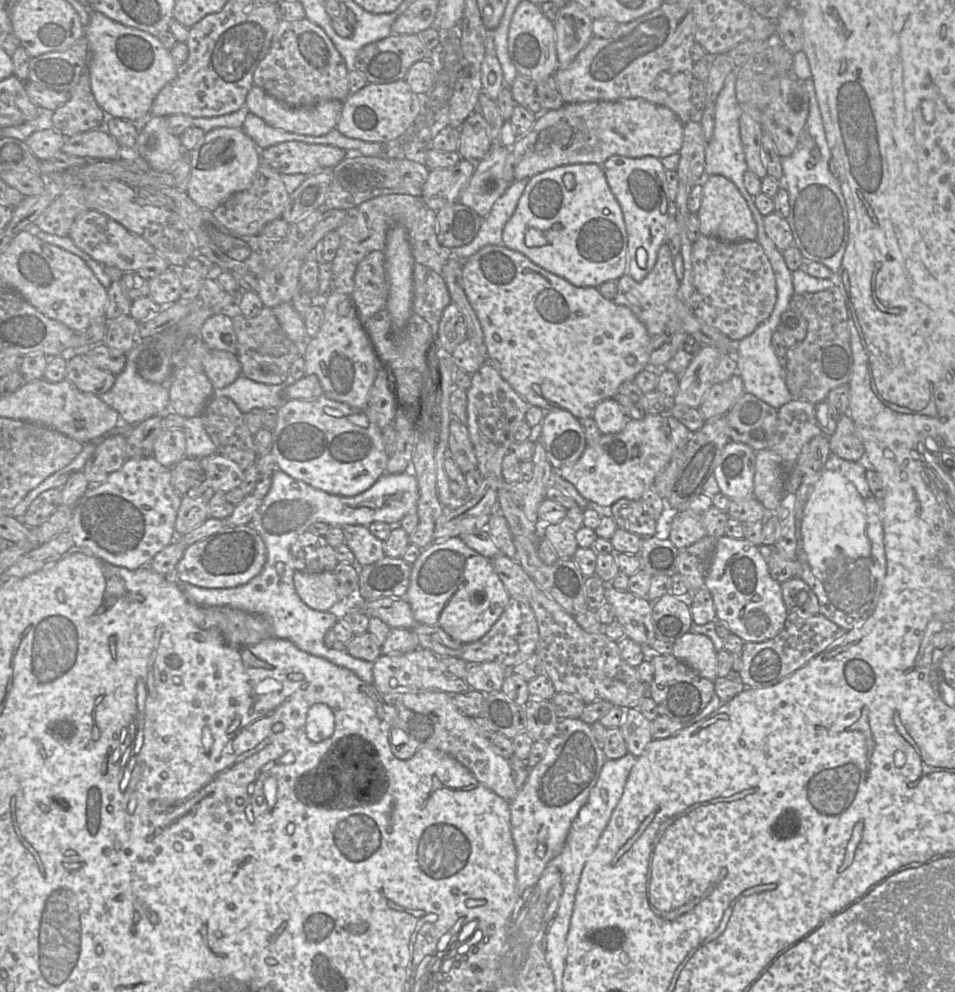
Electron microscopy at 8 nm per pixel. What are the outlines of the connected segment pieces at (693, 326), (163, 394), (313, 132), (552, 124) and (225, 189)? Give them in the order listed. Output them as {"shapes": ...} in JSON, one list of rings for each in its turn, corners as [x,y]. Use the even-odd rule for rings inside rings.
{"shapes":[[[[666,243],[660,246],[655,266],[642,281],[636,282],[629,275],[624,274],[617,280],[617,287],[616,296],[612,301],[628,307],[652,338],[665,332],[684,332],[693,336],[702,345],[712,346],[721,353],[735,356],[736,343],[697,318],[690,307],[683,302],[680,281],[676,277],[673,258]]],[[[138,346],[127,352],[126,365],[122,372],[116,375],[116,380],[112,388],[105,394],[100,395],[111,408],[116,410],[120,415],[121,424],[113,432],[127,433],[129,428],[157,415],[163,415],[170,411],[169,401],[169,382],[158,384],[143,379],[137,370],[137,359],[140,351]]],[[[254,84],[246,97],[245,104],[251,113],[261,117],[273,127],[301,135],[321,136],[337,126],[343,101],[329,100],[315,106],[293,107],[280,102],[266,93],[263,88]]],[[[643,98],[565,103],[559,109],[543,111],[539,114],[531,129],[519,137],[510,148],[514,180],[531,178],[558,166],[582,163],[603,165],[613,155],[629,158],[653,156],[662,159],[672,154],[679,154],[683,131],[684,124],[672,110]]],[[[218,127],[207,131],[203,140],[190,151],[190,178],[187,194],[200,207],[214,211],[234,194],[250,187],[261,164],[260,149],[242,128]]]]}

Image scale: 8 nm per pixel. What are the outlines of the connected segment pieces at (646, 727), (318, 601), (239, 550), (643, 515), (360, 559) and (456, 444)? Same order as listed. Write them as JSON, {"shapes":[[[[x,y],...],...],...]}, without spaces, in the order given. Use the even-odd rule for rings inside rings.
{"shapes":[[[[629,708],[625,722],[619,728],[628,752],[635,757],[640,757],[653,740],[652,721],[636,708]]],[[[296,570],[293,580],[297,594],[310,608],[329,611],[341,606],[341,600],[336,593],[336,577],[332,571]]],[[[249,524],[226,525],[215,534],[187,546],[173,576],[179,584],[204,588],[236,587],[261,572],[266,556],[263,539]]],[[[622,498],[616,501],[608,513],[618,527],[637,534],[640,537],[652,537],[660,532],[660,522],[655,521],[646,511],[641,499]]],[[[364,525],[342,526],[345,544],[354,554],[356,565],[363,567],[385,556],[383,541],[375,537]]],[[[455,417],[450,422],[449,449],[464,475],[477,469],[477,458],[468,428]]]]}

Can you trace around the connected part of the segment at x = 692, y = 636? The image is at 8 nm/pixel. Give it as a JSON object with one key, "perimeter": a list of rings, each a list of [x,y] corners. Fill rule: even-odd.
{"perimeter":[[[687,632],[674,642],[672,654],[701,677],[711,681],[718,677],[718,652],[706,635]]]}

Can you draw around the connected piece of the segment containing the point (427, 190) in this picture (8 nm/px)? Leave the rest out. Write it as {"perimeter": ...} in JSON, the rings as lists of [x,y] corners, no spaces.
{"perimeter":[[[461,159],[453,167],[430,170],[421,195],[426,205],[437,212],[446,205],[458,202],[475,166],[475,163]]]}

